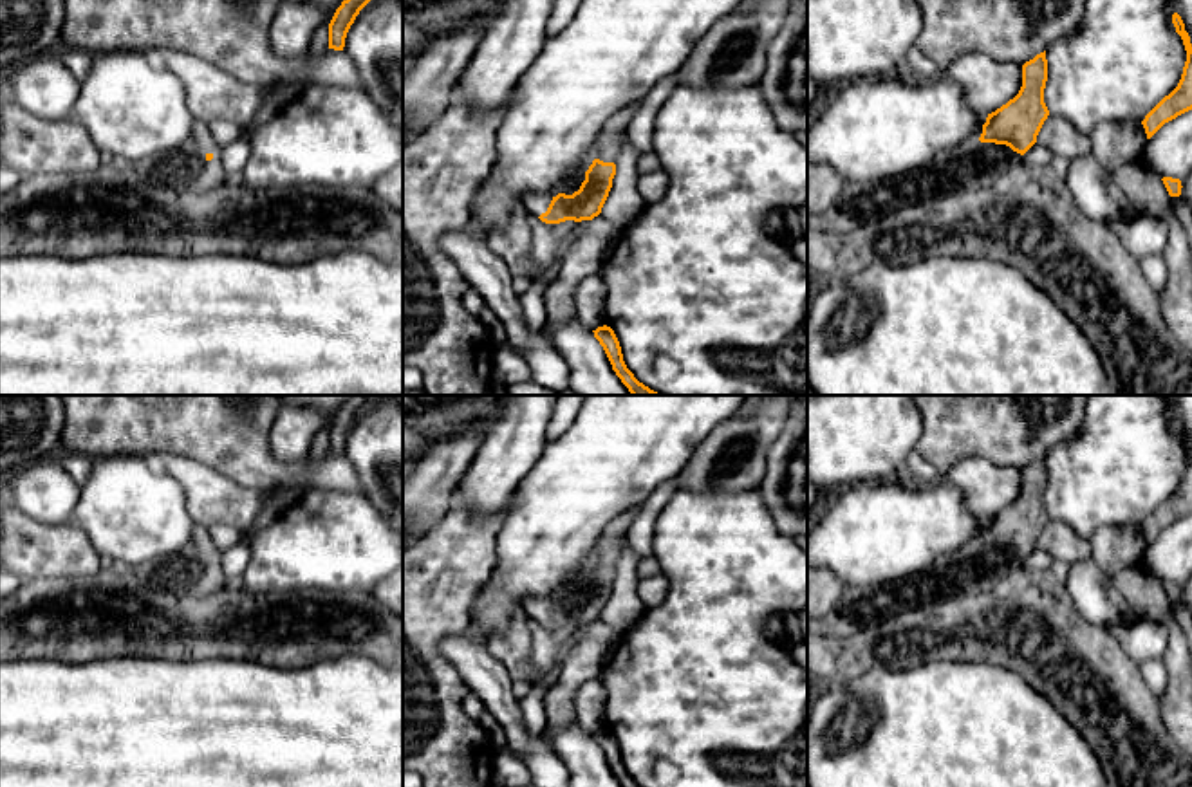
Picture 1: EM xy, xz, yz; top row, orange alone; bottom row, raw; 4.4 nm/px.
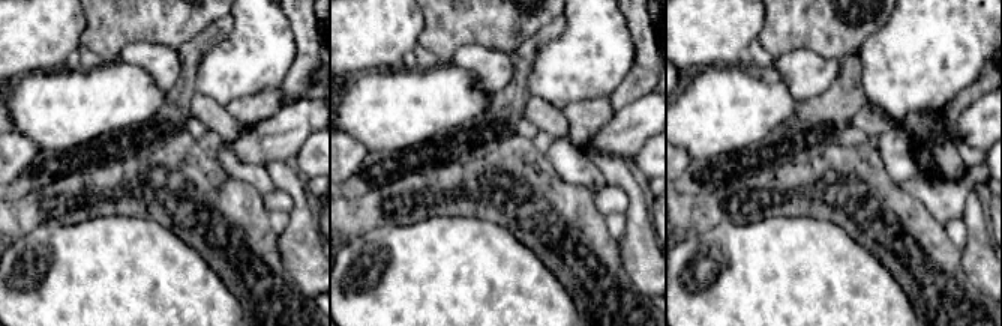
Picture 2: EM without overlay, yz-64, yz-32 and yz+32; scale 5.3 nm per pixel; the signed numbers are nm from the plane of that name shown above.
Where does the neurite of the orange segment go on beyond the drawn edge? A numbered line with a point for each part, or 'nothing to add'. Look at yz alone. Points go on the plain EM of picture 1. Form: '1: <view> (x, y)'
1: yz (972, 569)

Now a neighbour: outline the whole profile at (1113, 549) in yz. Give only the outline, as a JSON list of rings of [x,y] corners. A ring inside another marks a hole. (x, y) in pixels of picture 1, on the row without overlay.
[[[1141,525],[1102,527],[1094,531],[1089,543],[1094,563],[1107,578],[1113,578],[1138,561],[1147,547],[1147,538]]]

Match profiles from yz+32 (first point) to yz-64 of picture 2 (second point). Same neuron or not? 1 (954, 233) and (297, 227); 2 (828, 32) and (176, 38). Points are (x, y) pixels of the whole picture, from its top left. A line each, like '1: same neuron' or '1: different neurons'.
1: different neurons
2: same neuron

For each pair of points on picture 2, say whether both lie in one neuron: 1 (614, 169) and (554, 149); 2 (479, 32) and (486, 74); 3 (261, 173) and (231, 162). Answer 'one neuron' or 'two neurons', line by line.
1: two neurons
2: two neurons
3: one neuron

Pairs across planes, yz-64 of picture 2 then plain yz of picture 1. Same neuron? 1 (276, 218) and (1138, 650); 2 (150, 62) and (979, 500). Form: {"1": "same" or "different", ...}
{"1": "different", "2": "same"}

